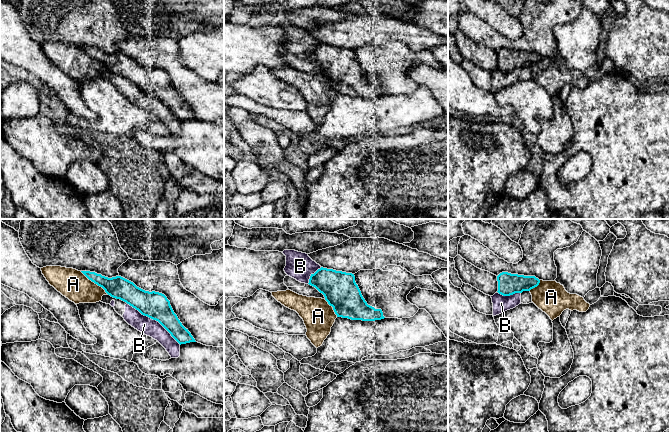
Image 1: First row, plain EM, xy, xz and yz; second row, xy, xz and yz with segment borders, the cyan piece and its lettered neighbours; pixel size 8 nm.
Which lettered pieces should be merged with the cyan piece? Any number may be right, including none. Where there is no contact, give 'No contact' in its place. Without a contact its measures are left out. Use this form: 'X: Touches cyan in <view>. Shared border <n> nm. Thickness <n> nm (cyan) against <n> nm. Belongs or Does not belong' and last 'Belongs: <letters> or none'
A: Touches cyan in xy. Shared border 300 nm. Thickness 180 nm (cyan) against 240 nm. Does not belong
B: Touches cyan in xy. Shared border 550 nm. Thickness 220 nm (cyan) against 140 nm. Does not belong
Belongs: none

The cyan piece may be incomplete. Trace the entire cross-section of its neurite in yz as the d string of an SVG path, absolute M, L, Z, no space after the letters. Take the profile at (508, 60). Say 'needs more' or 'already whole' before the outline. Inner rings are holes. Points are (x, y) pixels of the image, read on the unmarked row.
already whole; M502 48L497 52L498 69L503 72L510 72L523 67L530 67L537 63L540 56L535 52L524 52Z

